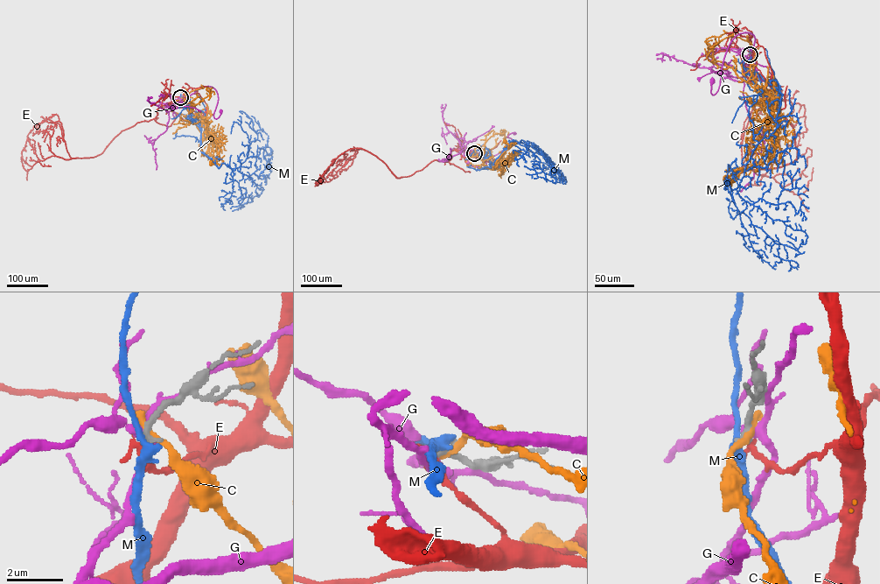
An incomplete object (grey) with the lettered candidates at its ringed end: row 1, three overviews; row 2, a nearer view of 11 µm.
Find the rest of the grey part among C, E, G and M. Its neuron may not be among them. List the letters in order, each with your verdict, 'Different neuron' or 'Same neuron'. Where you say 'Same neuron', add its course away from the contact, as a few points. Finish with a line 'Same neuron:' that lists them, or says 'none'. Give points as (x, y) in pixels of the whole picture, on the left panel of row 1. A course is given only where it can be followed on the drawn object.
C: Different neuron
E: Same neuron. Its course: (180, 97), (161, 105), (154, 118), (122, 130), (94, 157), (52, 156), (31, 167), (22, 158), (25, 151)
G: Different neuron
M: Different neuron
Same neuron: E

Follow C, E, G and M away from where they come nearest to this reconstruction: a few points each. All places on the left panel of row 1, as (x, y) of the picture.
C: (180, 97), (192, 123), (203, 134), (201, 151), (206, 156), (213, 158), (214, 164), (212, 163)
E: (180, 97), (161, 105), (154, 118), (122, 130), (94, 157), (52, 156), (31, 167), (22, 158), (25, 151)
G: (180, 97), (179, 100), (188, 96), (202, 87), (212, 87), (218, 97), (214, 117), (217, 118), (220, 111)
M: (180, 97), (178, 105), (200, 129), (200, 150), (218, 168), (238, 167), (257, 138), (242, 113)

